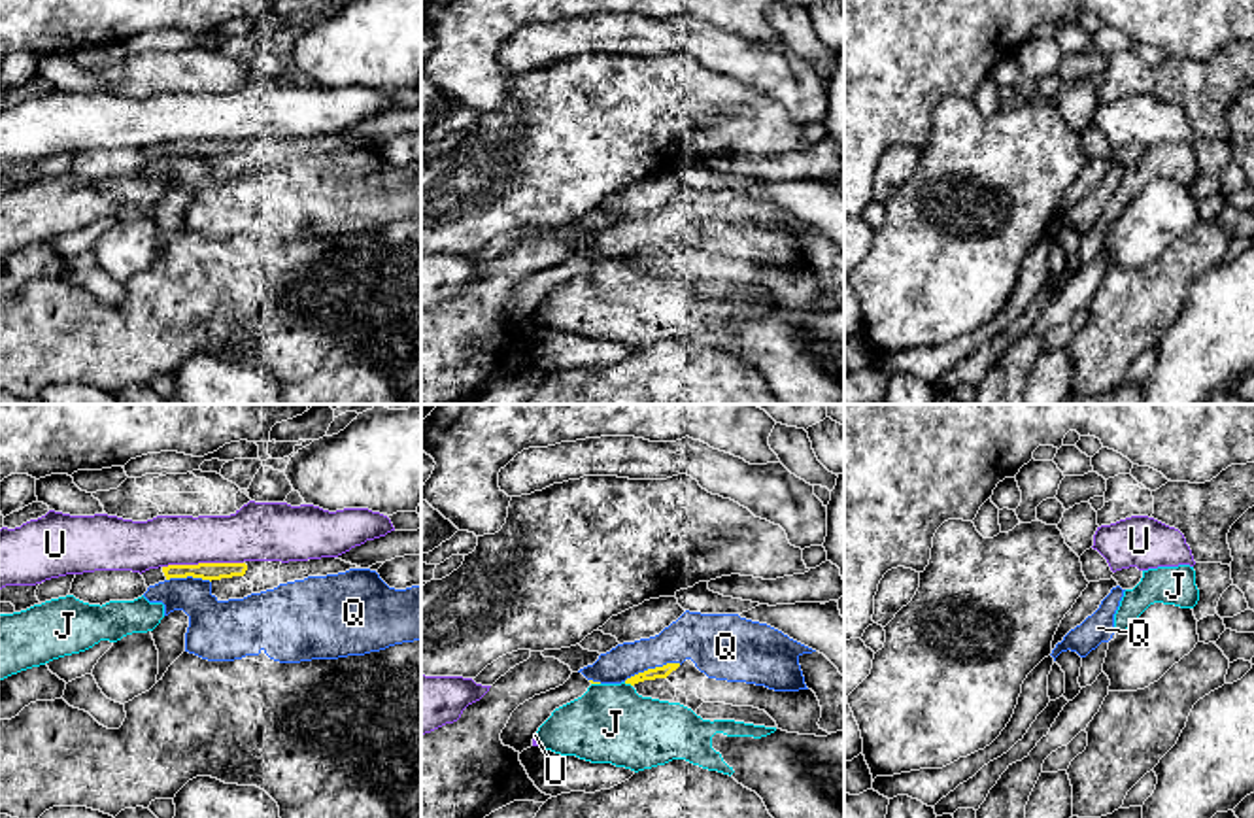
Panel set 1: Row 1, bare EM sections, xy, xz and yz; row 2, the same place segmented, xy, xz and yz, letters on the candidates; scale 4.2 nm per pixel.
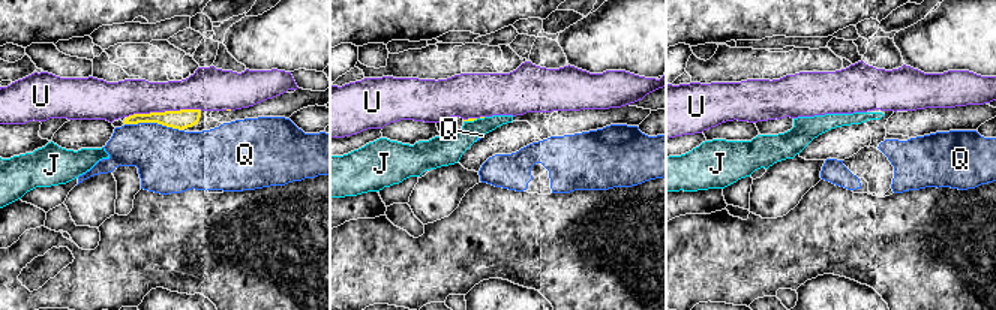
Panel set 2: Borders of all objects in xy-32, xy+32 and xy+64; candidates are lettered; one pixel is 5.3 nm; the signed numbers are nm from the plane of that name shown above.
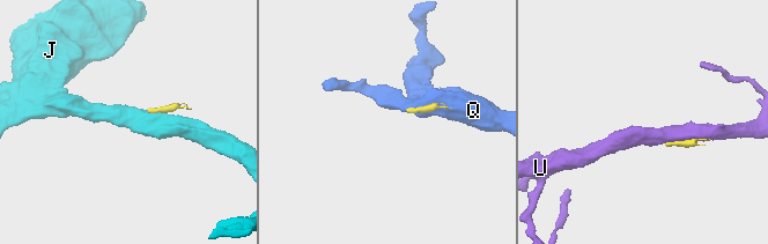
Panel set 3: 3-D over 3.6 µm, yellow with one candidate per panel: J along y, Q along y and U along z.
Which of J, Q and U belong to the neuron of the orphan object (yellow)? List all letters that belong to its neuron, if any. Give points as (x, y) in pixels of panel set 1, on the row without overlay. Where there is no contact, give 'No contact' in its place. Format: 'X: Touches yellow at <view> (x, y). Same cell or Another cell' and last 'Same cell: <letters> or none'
J: Touches yellow at xz (627, 259). Another cell
Q: Touches yellow at xz (652, 246). Another cell
U: Touches yellow at xy (203, 140). Another cell
Same cell: none

